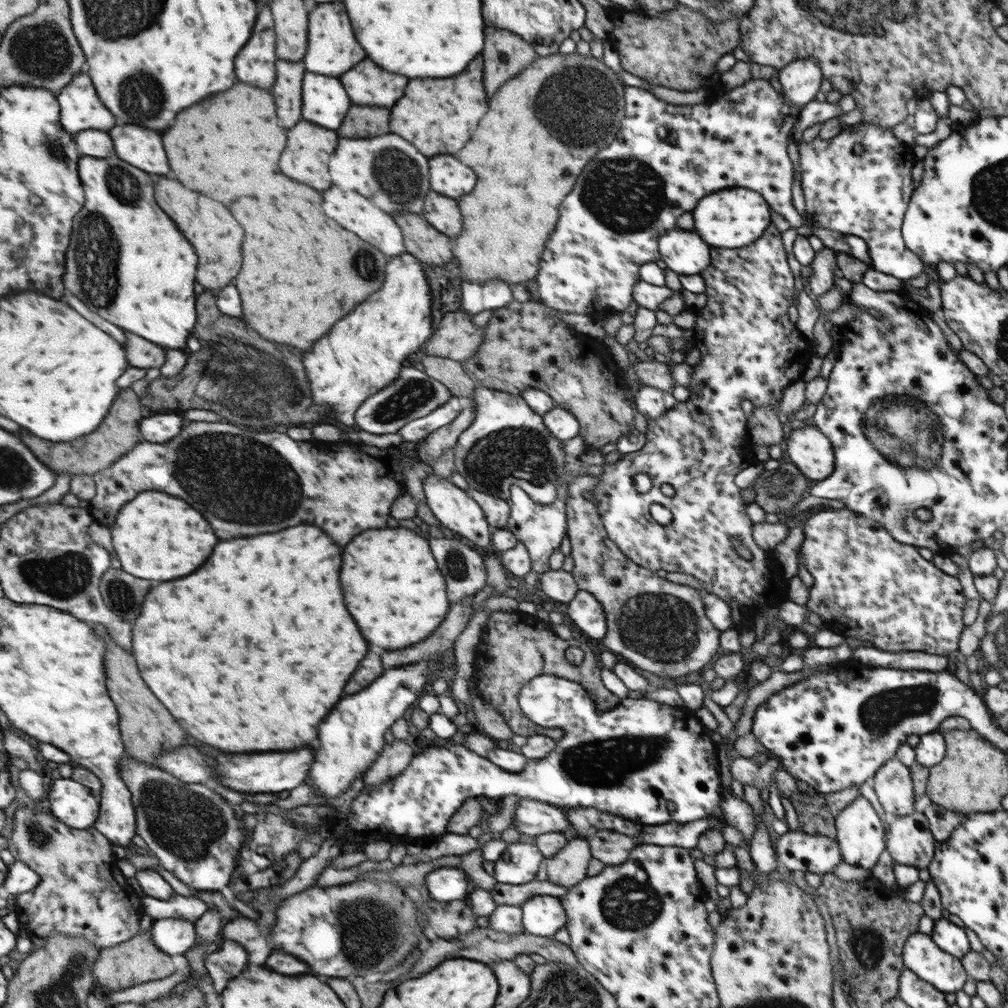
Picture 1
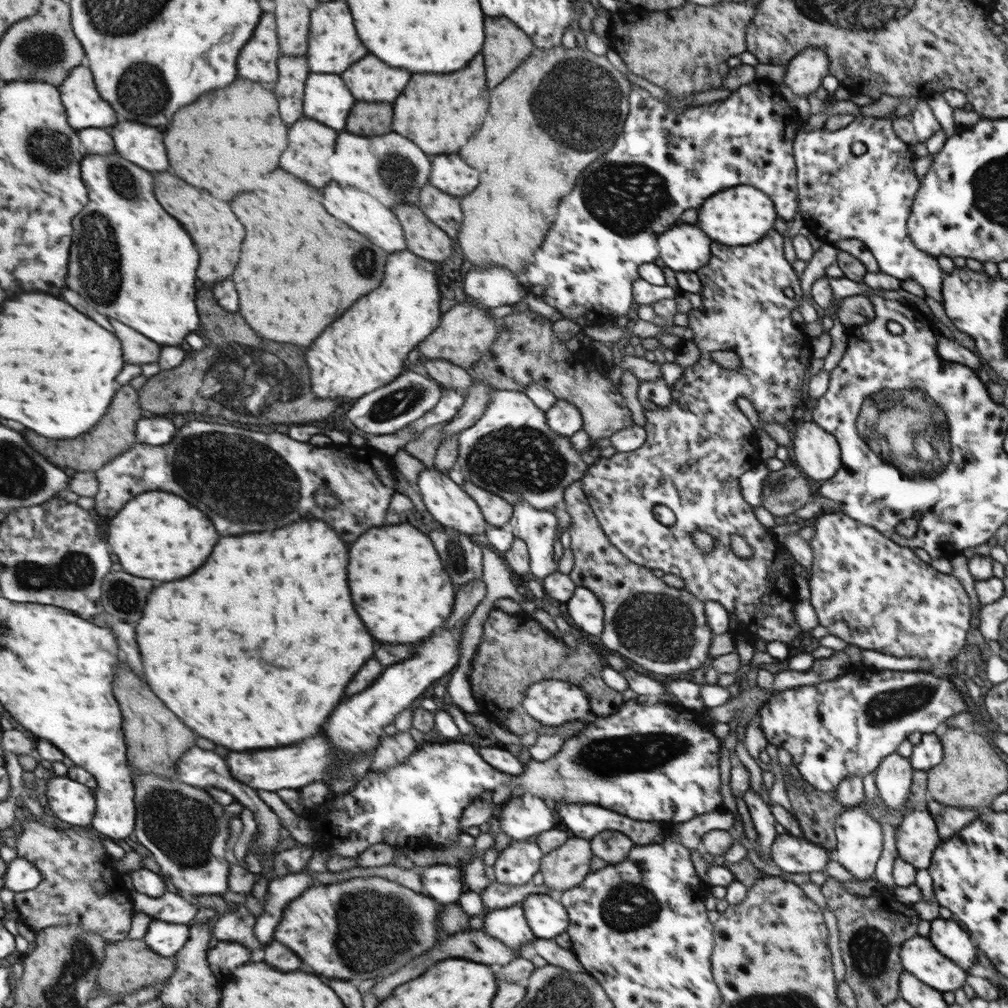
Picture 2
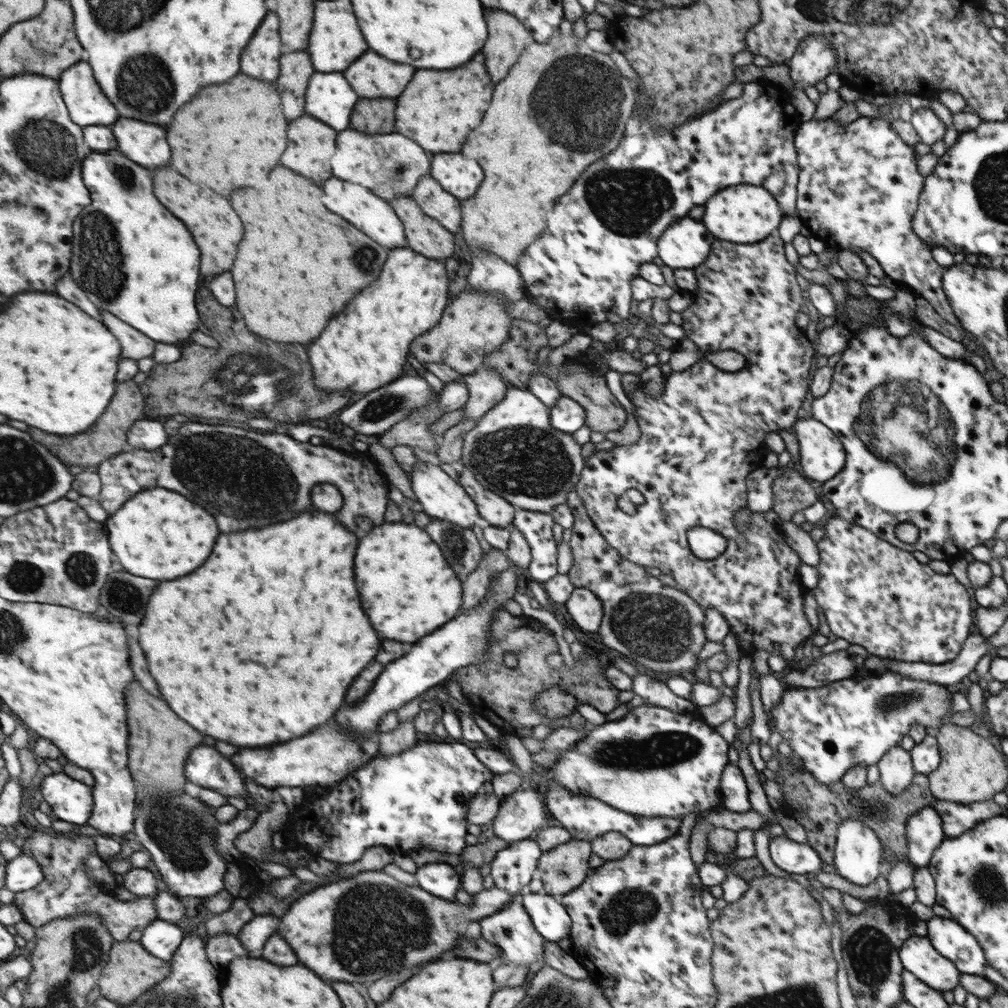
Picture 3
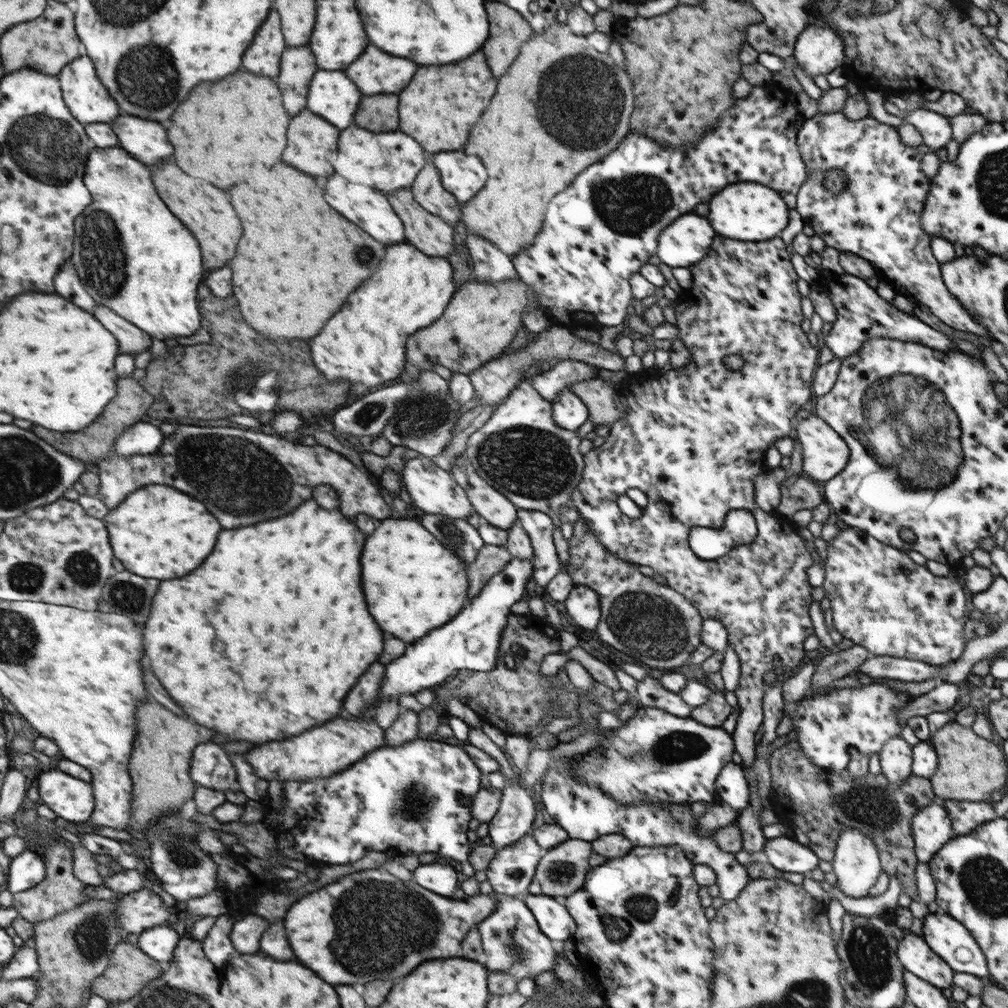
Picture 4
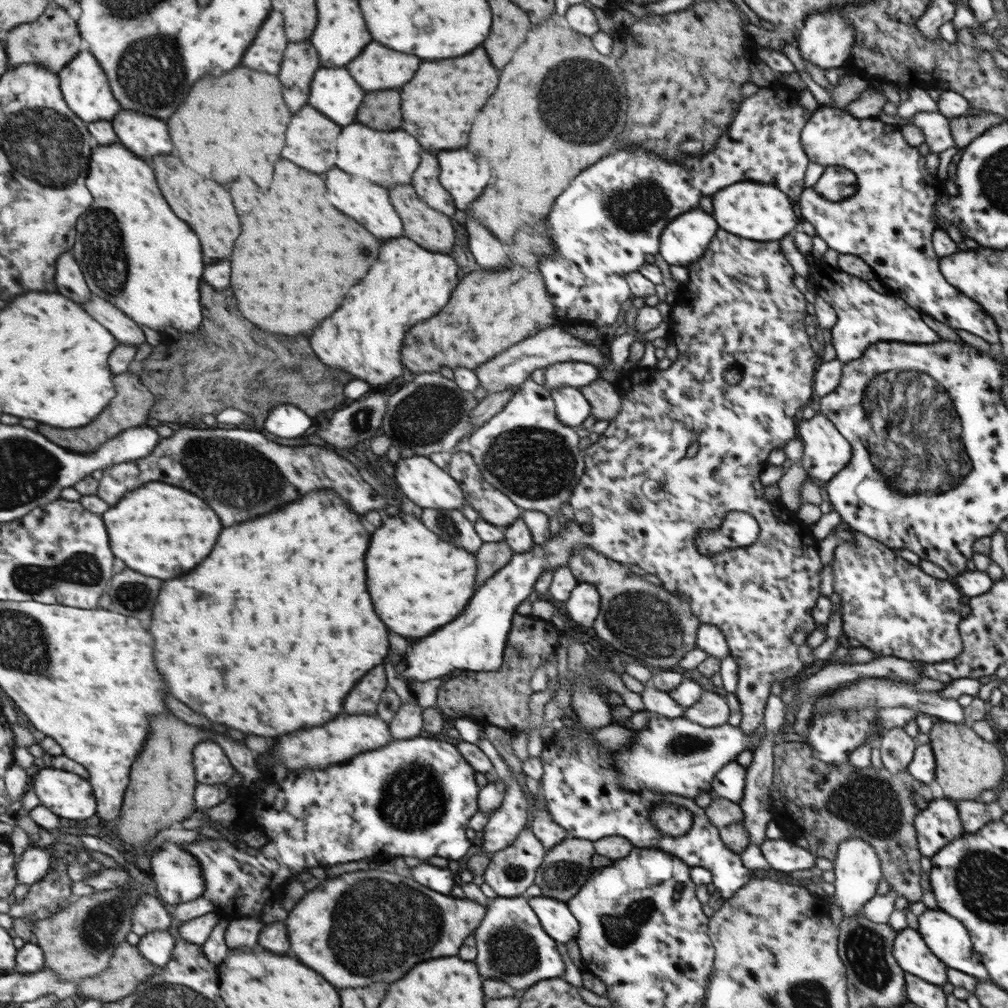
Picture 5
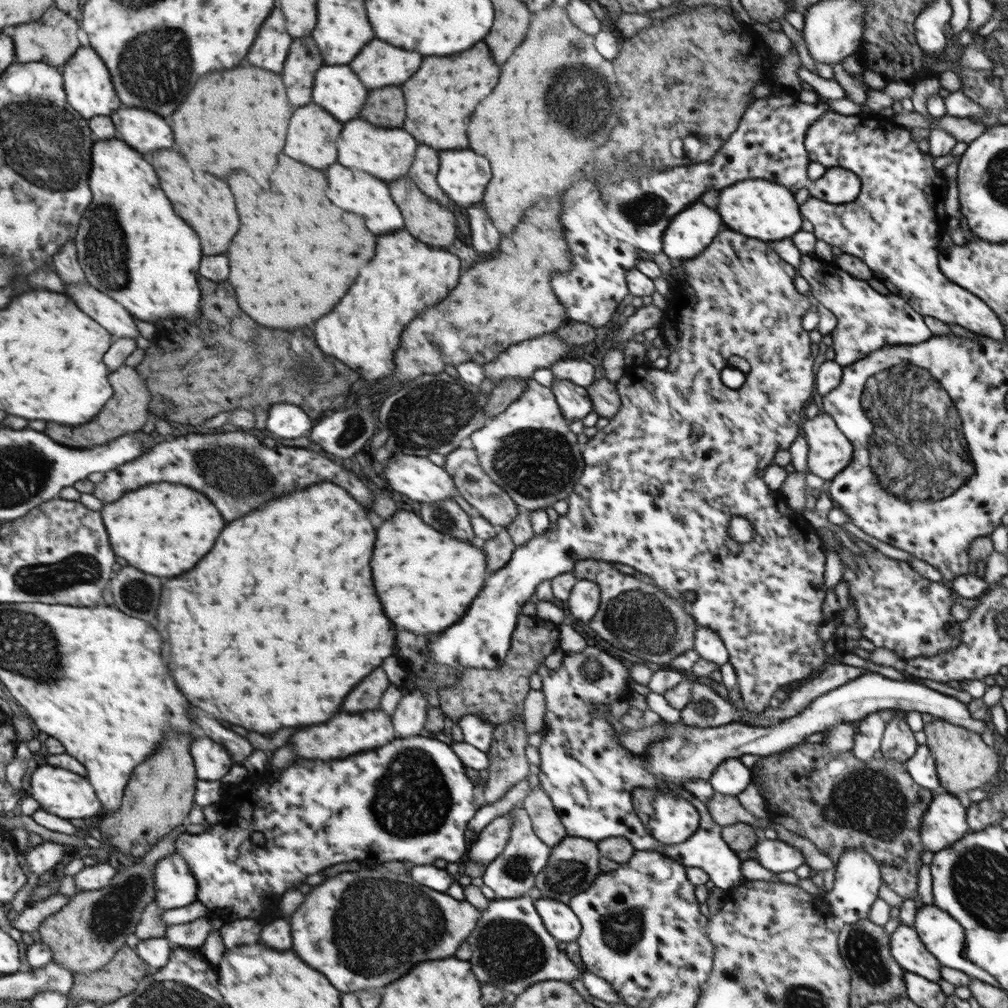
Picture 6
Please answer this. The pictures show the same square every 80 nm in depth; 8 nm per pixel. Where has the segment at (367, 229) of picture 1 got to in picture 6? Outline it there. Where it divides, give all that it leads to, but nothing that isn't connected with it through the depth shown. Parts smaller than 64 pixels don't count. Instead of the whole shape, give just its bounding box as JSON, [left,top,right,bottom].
[327,164,405,236]

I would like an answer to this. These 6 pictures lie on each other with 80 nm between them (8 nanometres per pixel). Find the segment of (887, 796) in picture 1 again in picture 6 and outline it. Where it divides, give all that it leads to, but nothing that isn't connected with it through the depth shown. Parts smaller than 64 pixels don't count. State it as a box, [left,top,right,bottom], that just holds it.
[879,709,917,763]

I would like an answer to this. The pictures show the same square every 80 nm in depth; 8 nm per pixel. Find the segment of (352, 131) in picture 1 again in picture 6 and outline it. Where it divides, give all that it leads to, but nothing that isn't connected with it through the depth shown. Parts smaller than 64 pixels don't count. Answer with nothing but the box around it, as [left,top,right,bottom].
[363,88,405,128]

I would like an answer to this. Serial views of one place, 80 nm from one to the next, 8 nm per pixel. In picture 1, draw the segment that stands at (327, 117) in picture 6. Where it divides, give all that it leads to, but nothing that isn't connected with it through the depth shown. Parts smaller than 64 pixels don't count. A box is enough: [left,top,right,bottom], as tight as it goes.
[281,119,341,190]

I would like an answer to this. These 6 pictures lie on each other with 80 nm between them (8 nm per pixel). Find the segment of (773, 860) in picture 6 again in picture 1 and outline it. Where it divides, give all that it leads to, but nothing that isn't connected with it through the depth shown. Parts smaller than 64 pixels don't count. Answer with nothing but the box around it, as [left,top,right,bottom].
[775,830,841,874]

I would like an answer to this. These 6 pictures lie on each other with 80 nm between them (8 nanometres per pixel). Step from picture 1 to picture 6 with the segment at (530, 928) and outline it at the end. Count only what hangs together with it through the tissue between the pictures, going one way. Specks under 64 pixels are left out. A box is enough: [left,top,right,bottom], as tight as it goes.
[533,897,581,942]

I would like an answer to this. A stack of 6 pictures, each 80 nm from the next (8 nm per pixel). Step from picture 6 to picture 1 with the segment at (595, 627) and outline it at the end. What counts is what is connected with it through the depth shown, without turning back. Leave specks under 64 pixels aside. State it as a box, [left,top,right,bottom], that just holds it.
[565,474,721,679]

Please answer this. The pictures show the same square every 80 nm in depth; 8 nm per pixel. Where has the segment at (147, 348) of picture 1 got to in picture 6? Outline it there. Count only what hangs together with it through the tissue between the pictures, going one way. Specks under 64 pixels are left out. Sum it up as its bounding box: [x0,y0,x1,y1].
[67,284,139,338]

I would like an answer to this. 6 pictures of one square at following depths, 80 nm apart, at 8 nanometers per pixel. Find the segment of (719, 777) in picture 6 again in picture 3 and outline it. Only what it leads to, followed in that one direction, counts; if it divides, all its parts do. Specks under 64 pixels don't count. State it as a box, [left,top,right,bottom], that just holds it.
[719,763,750,812]

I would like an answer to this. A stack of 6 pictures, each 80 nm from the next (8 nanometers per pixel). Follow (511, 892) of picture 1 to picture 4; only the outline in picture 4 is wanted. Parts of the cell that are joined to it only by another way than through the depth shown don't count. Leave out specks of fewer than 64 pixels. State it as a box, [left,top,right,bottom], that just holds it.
[285,869,497,984]

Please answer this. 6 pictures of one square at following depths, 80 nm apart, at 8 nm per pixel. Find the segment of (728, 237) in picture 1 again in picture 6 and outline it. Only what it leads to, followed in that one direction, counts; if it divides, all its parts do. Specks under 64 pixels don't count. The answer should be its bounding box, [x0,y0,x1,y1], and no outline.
[717,179,801,242]

